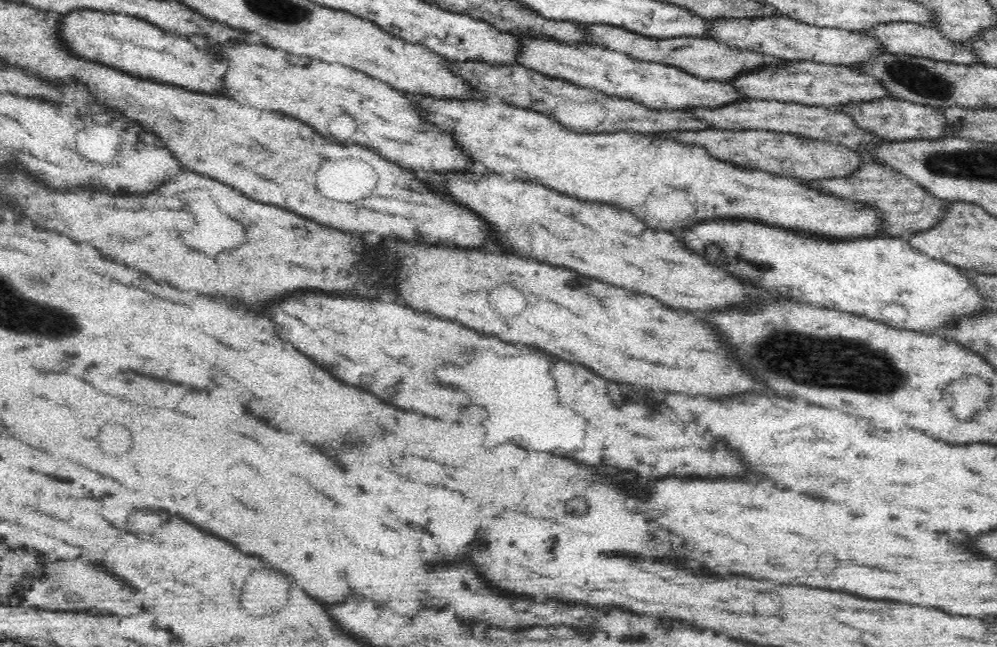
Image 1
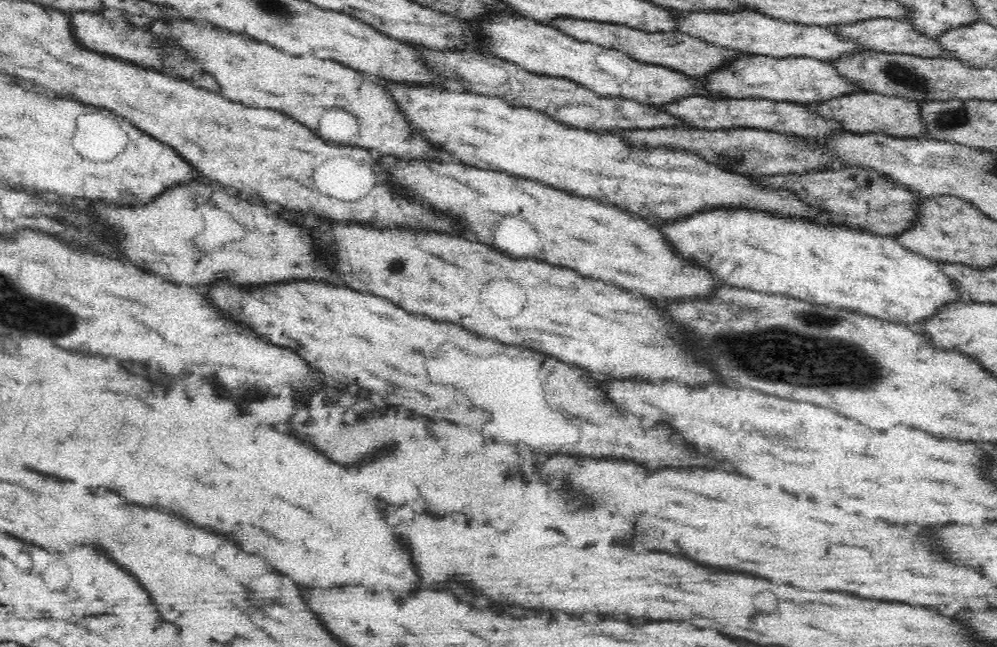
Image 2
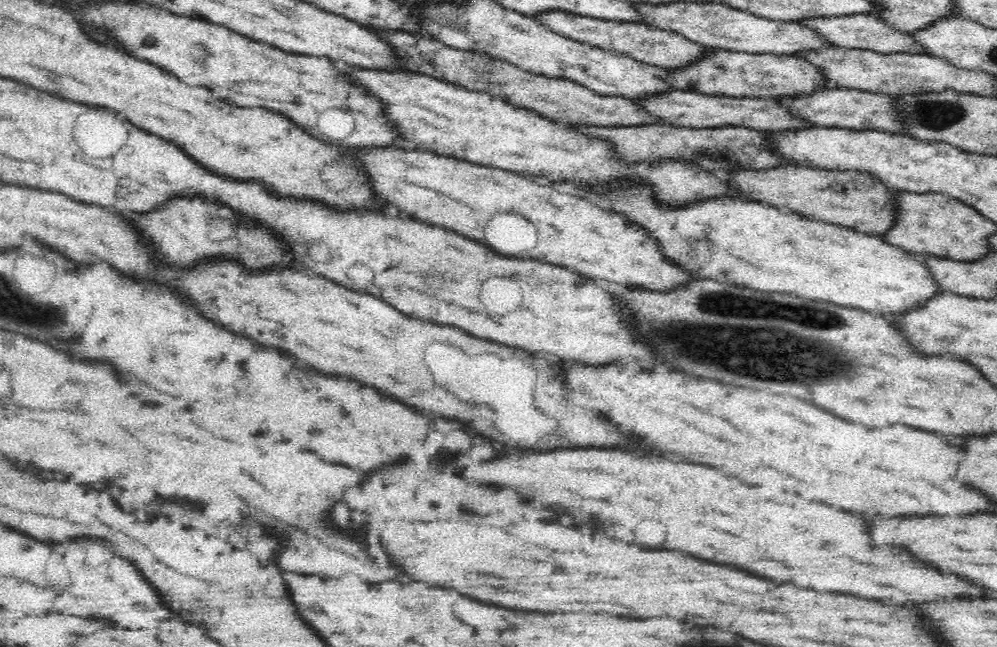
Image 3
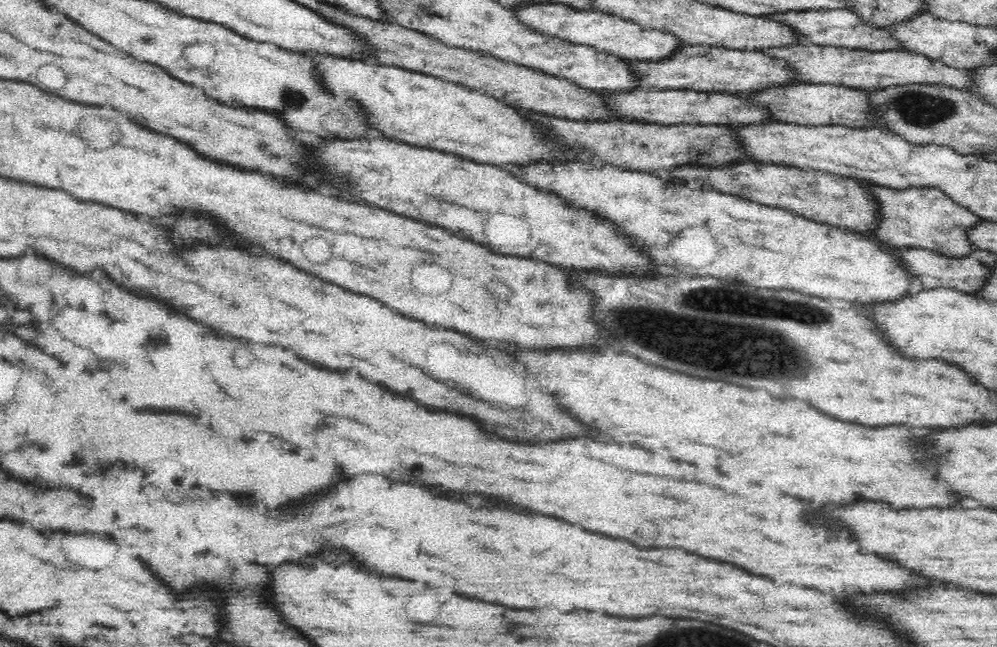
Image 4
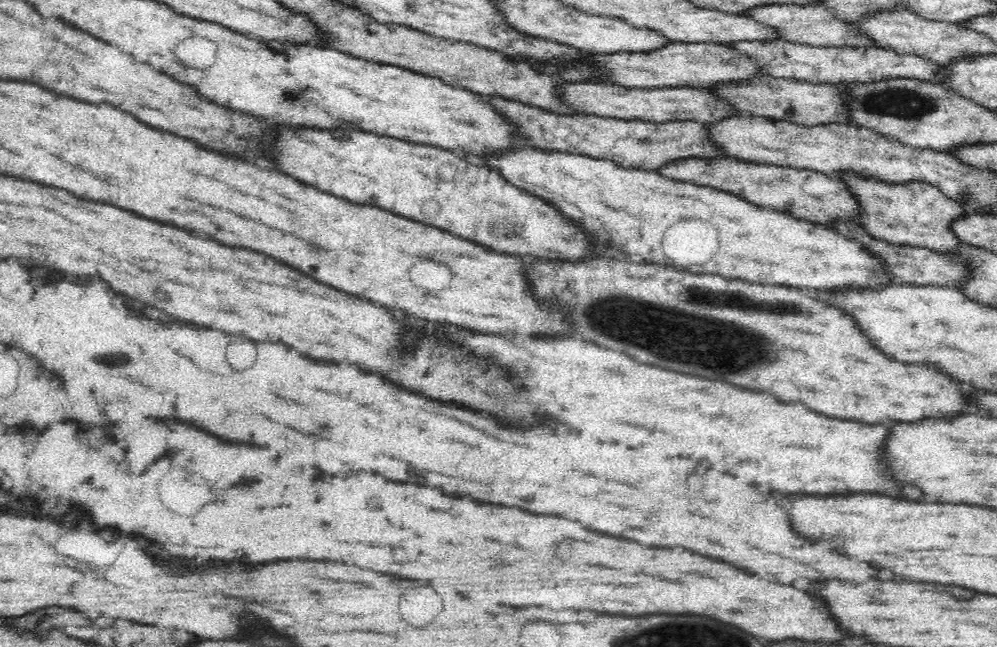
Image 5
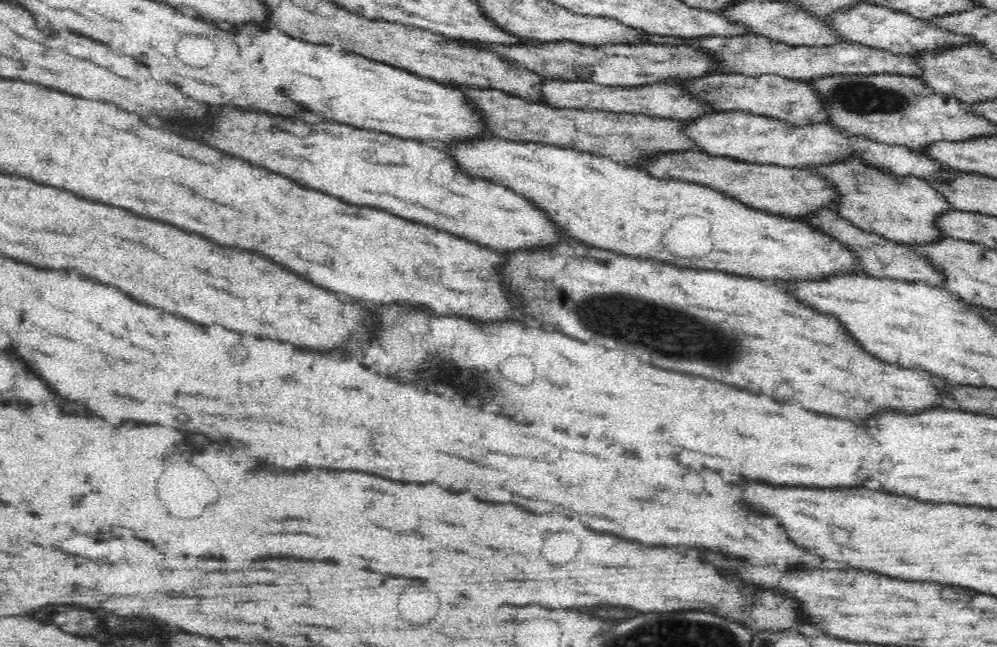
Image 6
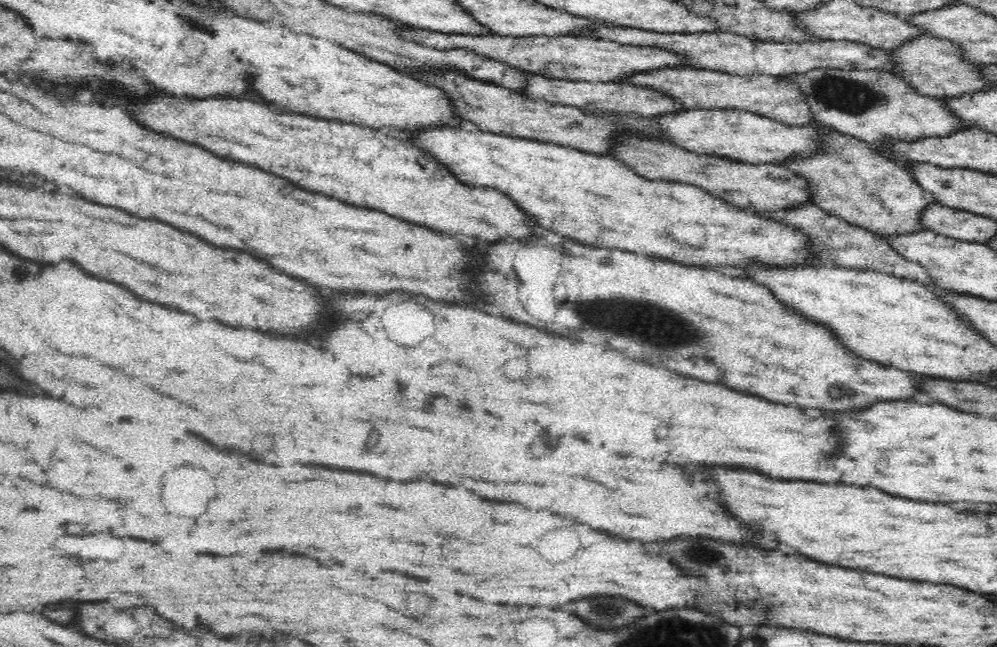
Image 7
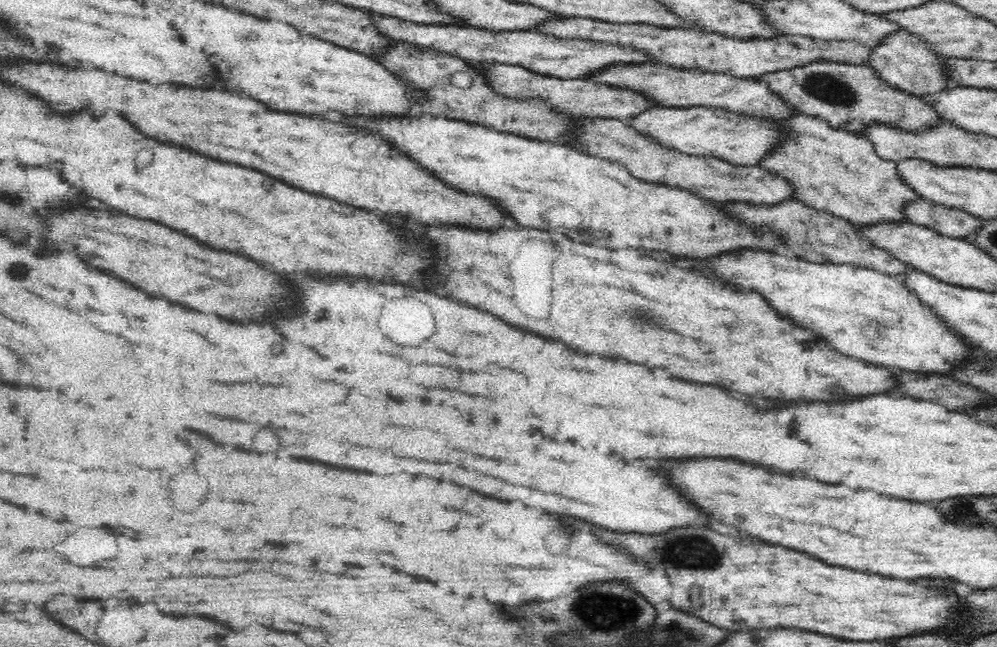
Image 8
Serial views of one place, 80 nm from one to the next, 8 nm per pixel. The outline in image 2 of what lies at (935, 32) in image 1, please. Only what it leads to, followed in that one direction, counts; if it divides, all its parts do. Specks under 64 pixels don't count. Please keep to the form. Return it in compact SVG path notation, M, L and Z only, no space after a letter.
M874 18L874 20L858 22L855 25L832 26L830 30L856 39L856 41L862 43L866 48L874 49L878 52L912 54L924 58L955 58L955 54L944 49L938 39L933 39L931 36L924 34L923 31L917 30L914 23L906 20L899 21L886 18Z

